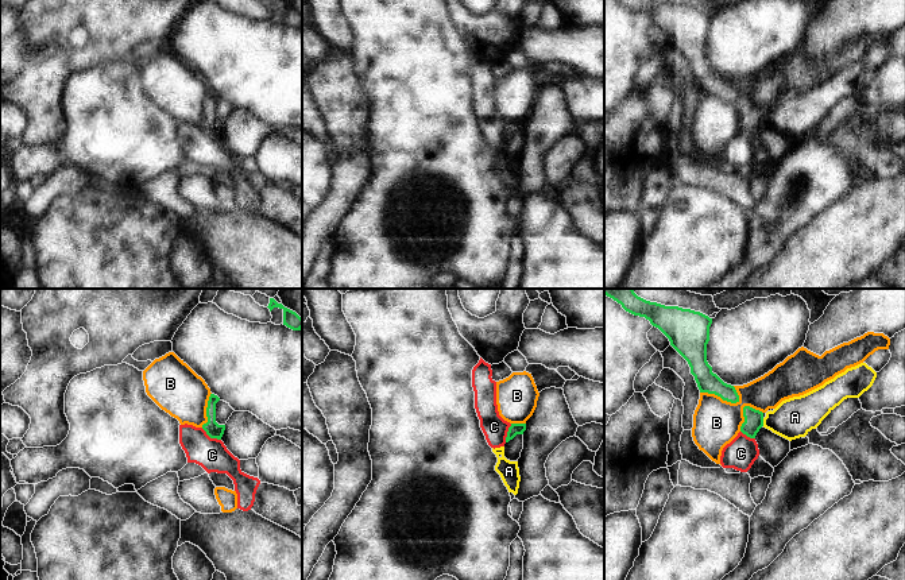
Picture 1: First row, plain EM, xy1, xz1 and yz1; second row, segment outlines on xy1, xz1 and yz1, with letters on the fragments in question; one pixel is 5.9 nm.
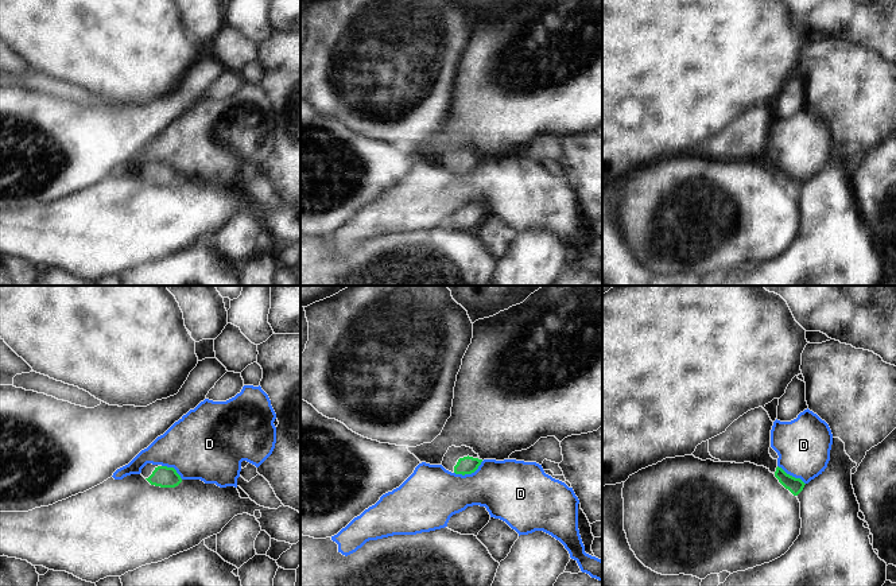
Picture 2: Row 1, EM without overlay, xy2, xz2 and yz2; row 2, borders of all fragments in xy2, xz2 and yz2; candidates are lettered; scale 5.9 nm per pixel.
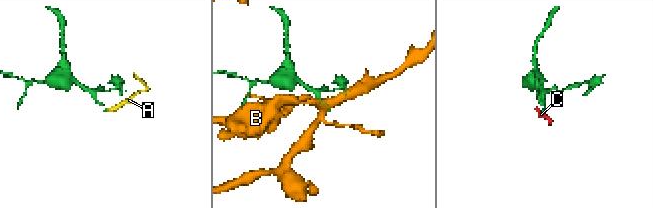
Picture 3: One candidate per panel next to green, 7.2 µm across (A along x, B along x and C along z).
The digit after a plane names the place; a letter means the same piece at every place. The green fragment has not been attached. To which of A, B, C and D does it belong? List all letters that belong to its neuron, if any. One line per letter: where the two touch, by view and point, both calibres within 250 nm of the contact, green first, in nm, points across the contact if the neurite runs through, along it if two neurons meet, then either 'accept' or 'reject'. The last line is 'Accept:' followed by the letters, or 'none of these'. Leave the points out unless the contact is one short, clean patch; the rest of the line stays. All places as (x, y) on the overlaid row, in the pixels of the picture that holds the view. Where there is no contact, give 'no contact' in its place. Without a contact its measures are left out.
A: contact yz1 (762, 422); calibres 110 and 240 nm; border yz1 (762, 418), (764, 425); reject
B: contact yz1 (720, 397); calibres 130 and 280 nm; border yz1 (700, 391), (716, 394), (731, 402), (739, 401); reject
C: contact xy1 (211, 437); calibres 90 and 190 nm; border xy1 (201, 428), (211, 437), (220, 440); reject
D: contact xz2 (469, 473); calibres 110 and 340 nm; reject
Accept: none of these

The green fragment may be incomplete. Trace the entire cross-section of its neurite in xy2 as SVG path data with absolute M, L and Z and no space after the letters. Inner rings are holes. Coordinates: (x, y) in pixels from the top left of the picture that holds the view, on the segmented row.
M147 463L140 473L151 485L160 488L175 488L182 482L174 467Z

